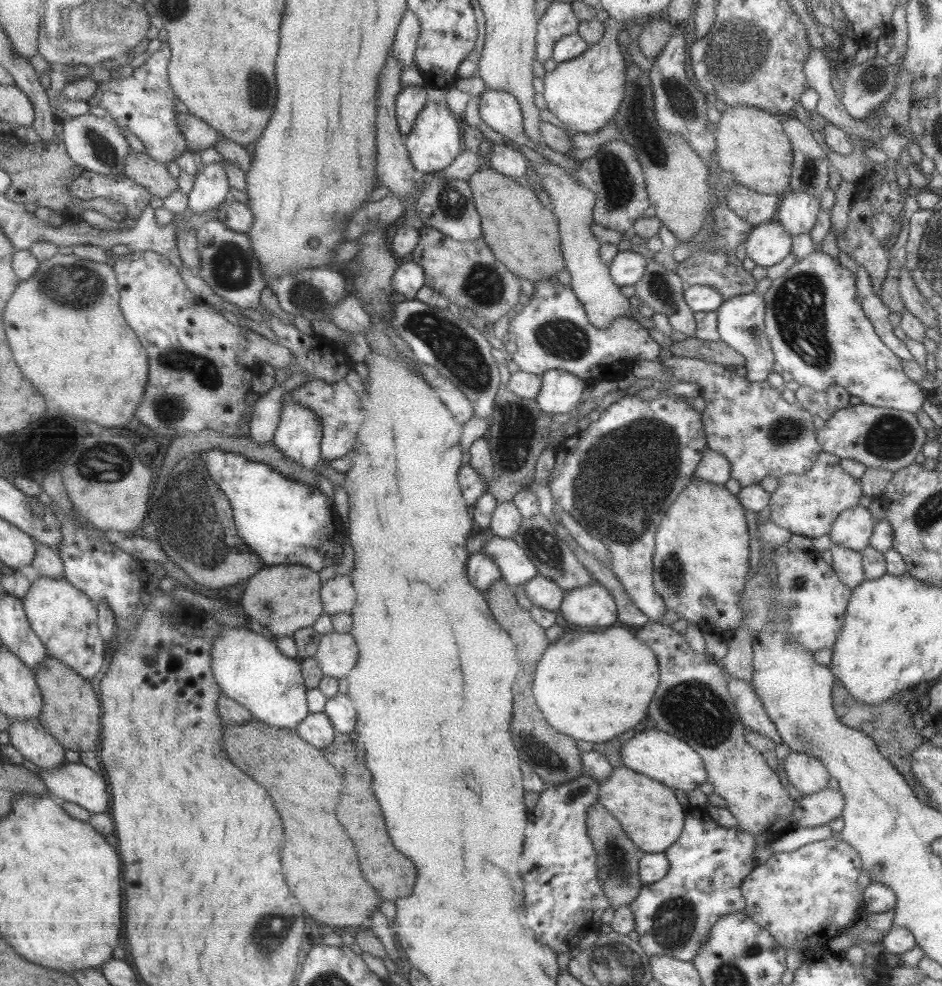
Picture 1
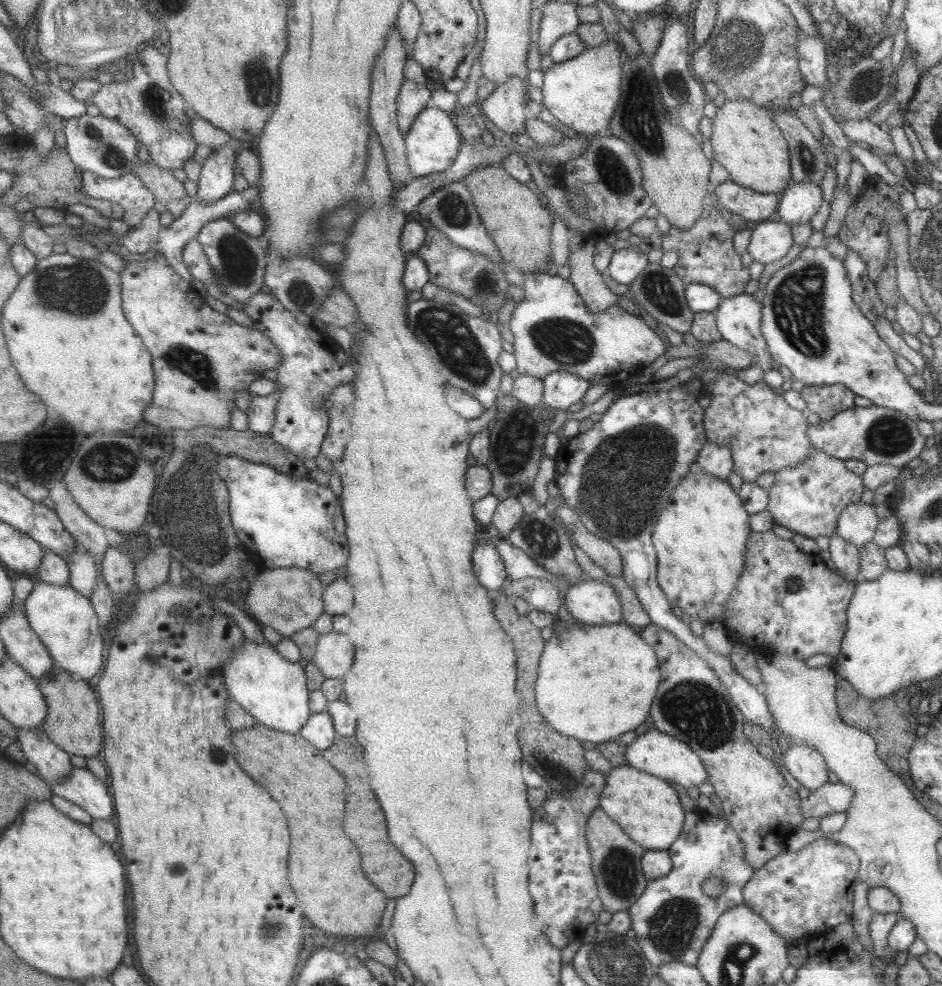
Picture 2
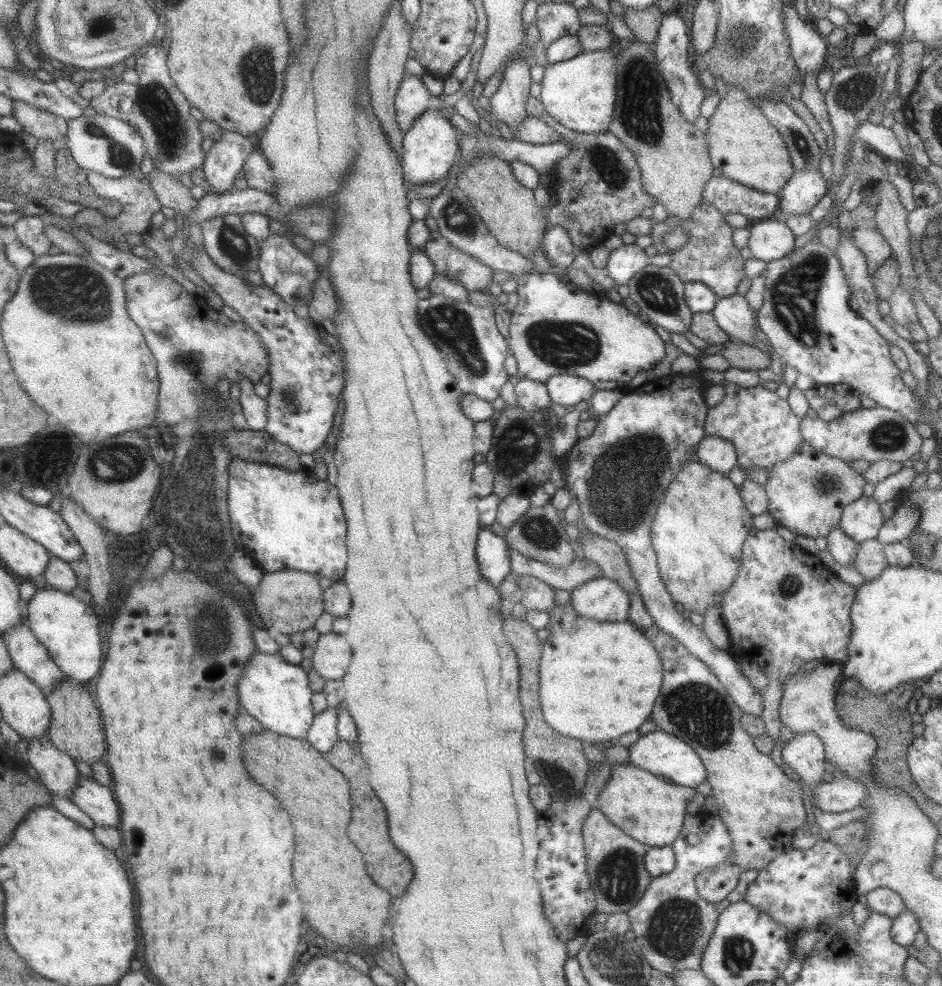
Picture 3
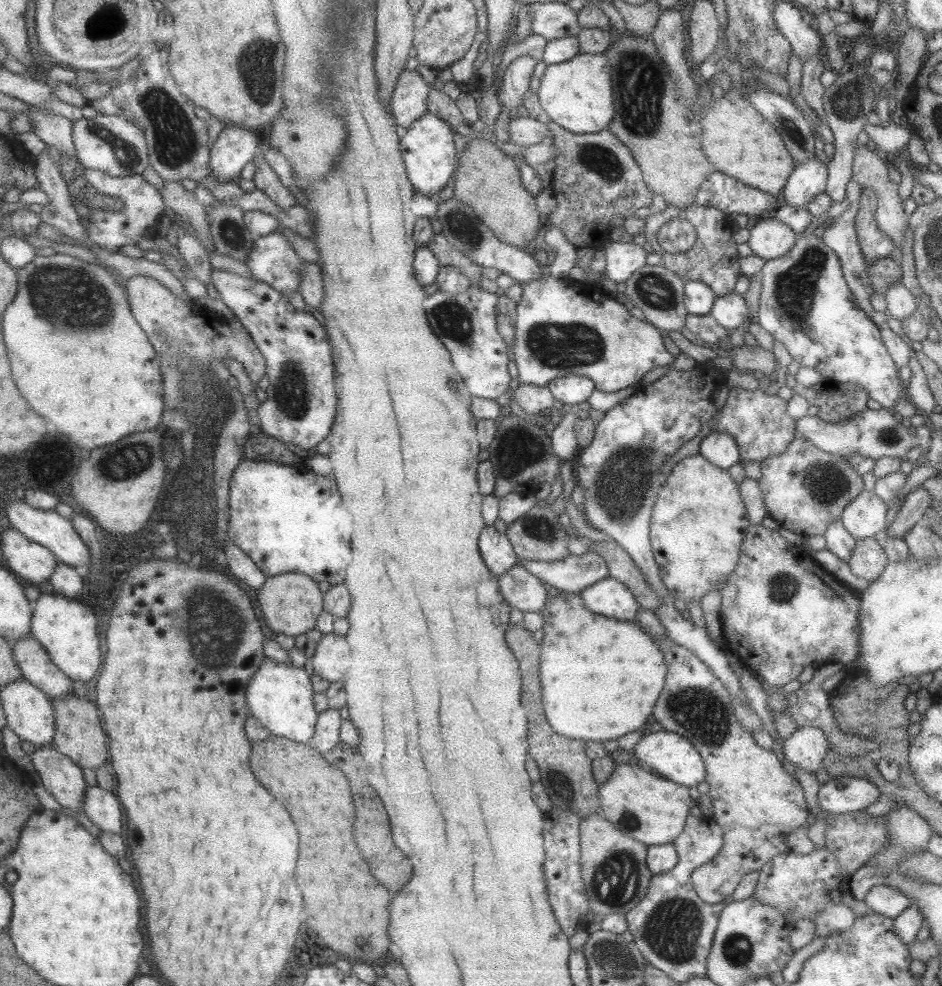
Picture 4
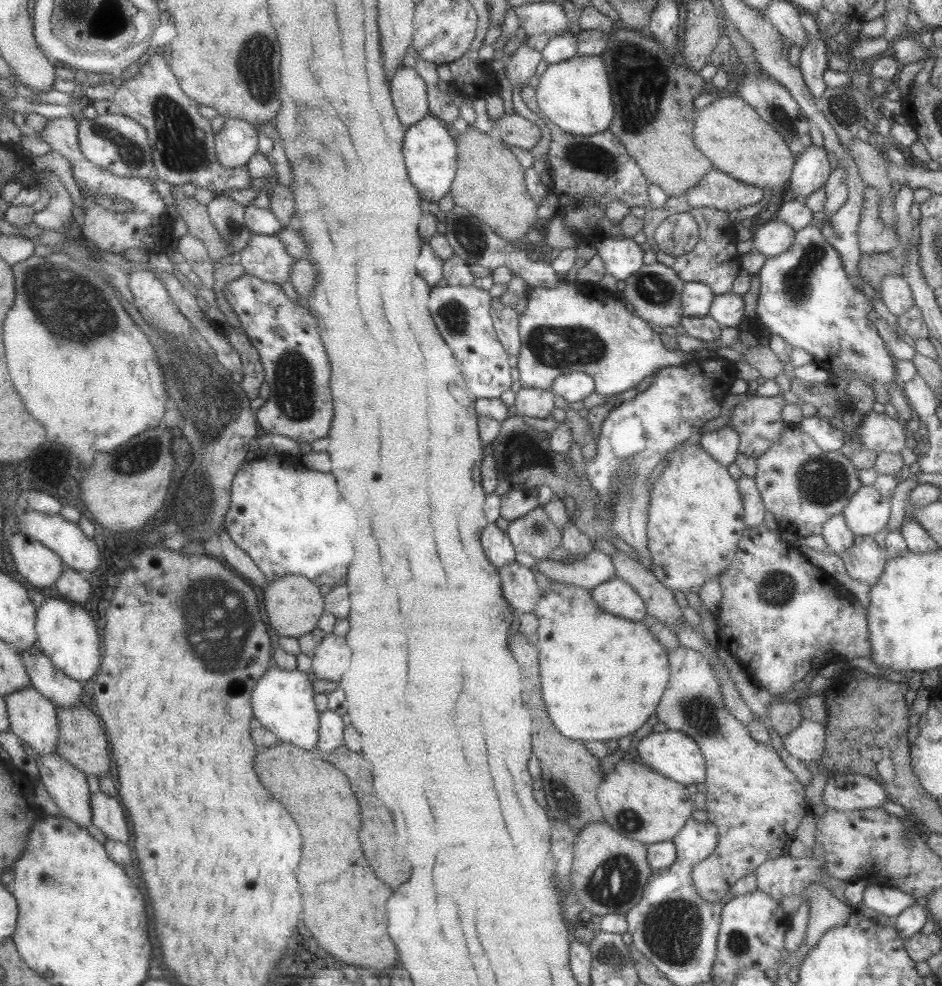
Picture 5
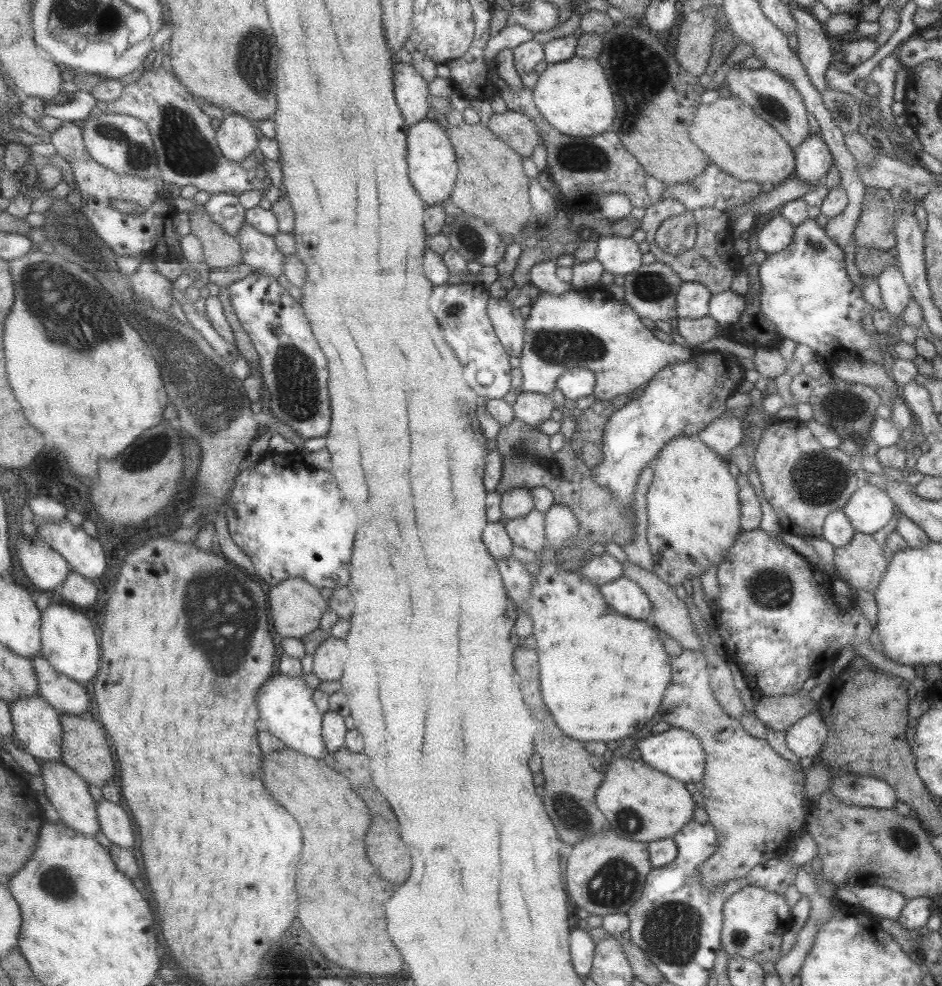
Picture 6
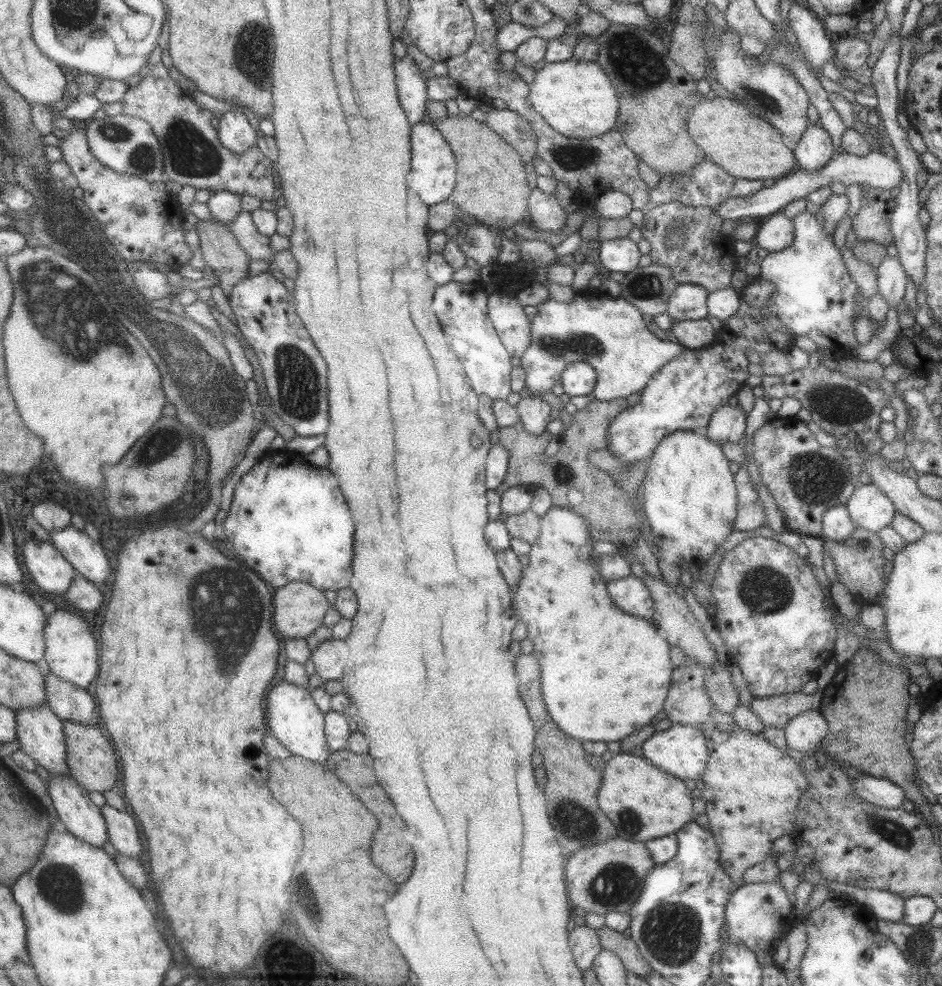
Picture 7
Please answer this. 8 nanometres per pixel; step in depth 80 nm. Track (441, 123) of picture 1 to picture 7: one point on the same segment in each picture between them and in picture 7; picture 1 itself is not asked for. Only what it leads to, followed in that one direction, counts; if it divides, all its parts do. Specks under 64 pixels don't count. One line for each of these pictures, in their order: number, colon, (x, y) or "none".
2: (432, 142)
3: (430, 146)
4: (427, 150)
5: (429, 152)
6: (432, 170)
7: (432, 178)

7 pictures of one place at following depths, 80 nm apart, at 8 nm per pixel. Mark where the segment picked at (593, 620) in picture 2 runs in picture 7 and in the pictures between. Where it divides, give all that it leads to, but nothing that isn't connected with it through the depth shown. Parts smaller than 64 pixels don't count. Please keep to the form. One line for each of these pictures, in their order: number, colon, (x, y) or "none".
3: (602, 599)
4: (606, 597)
5: (614, 596)
6: (623, 595)
7: (628, 593)

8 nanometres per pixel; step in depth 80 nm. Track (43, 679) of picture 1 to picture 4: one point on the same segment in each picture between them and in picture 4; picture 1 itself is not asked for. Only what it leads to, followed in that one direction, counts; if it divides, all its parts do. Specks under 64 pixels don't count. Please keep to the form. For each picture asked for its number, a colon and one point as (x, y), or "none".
2: (73, 723)
3: (76, 729)
4: (78, 734)

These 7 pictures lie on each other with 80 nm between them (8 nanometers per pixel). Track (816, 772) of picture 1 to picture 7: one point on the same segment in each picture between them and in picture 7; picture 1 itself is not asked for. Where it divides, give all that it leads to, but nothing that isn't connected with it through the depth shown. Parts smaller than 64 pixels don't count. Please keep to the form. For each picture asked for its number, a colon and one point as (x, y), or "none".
2: (804, 764)
3: (804, 756)
4: (807, 749)
5: (806, 743)
6: (804, 739)
7: (804, 732)

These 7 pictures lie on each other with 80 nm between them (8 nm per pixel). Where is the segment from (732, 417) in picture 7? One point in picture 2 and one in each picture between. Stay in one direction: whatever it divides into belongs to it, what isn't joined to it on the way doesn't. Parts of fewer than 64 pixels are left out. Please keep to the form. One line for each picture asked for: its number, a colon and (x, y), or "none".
2: (715, 459)
3: (717, 454)
4: (718, 448)
5: (722, 445)
6: (722, 435)

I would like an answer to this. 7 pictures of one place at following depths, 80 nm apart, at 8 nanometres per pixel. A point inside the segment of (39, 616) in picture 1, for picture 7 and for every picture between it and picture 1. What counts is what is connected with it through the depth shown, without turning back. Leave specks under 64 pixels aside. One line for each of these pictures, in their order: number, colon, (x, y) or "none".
2: (64, 620)
3: (65, 623)
4: (67, 630)
5: (65, 632)
6: (68, 643)
7: (70, 652)

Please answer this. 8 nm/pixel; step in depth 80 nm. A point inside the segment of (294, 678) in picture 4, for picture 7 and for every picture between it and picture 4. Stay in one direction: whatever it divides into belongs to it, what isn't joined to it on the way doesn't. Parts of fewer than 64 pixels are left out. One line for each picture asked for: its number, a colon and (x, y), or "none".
5: (282, 701)
6: (285, 703)
7: (293, 719)

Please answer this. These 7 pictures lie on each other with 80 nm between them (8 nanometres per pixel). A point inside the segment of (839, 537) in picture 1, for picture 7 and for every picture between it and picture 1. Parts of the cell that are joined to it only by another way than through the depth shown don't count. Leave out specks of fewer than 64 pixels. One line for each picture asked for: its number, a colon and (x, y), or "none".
2: (857, 522)
3: (860, 520)
4: (863, 517)
5: (866, 513)
6: (868, 509)
7: (868, 507)

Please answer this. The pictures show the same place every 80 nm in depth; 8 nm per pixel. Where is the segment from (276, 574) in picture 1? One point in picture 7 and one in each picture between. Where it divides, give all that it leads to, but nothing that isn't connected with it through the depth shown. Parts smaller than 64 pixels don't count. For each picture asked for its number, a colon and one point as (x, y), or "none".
2: (289, 599)
3: (288, 601)
4: (291, 602)
5: (293, 604)
6: (296, 606)
7: (299, 608)

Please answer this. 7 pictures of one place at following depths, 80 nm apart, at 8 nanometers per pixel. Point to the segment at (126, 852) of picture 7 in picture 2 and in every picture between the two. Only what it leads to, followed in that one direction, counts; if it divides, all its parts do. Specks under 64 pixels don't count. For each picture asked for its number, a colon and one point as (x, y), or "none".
2: (81, 787)
3: (96, 801)
4: (101, 807)
5: (106, 812)
6: (114, 823)

